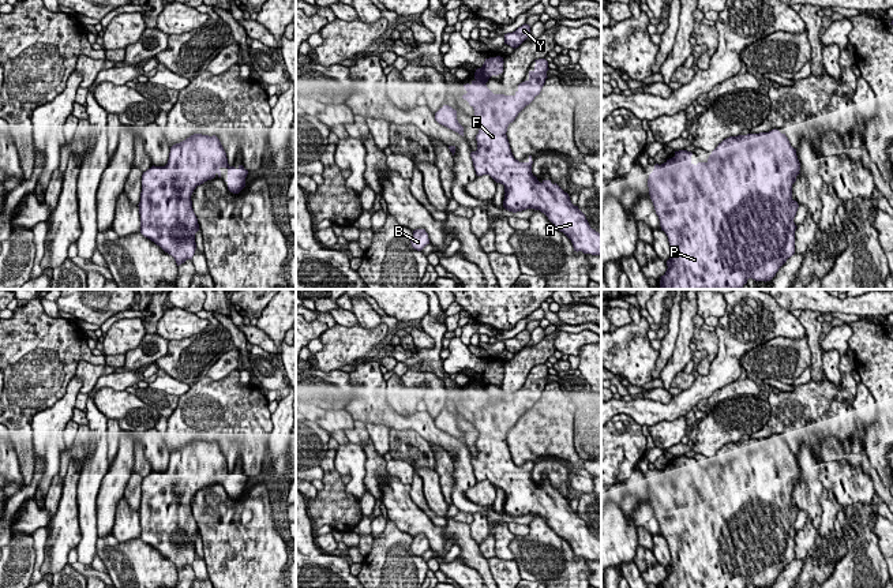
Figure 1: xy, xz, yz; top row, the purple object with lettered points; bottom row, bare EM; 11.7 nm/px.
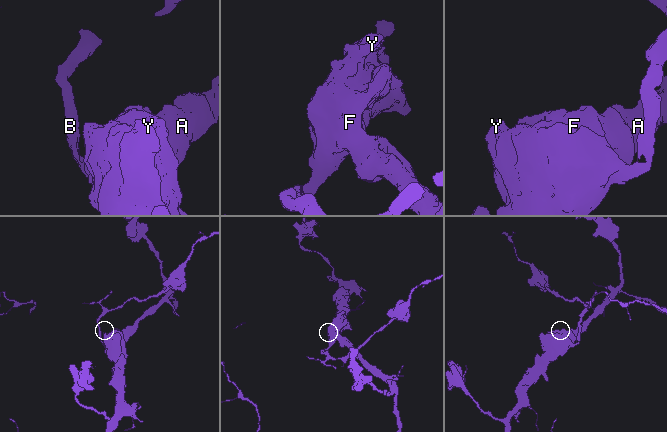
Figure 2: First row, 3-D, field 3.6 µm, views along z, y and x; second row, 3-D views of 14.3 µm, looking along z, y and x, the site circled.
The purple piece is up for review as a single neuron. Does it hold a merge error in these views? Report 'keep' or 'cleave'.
keep

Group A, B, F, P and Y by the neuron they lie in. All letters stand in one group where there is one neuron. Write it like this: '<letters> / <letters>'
A B F P Y

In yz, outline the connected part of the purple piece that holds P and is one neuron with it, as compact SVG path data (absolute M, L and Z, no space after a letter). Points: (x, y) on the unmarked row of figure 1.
M774 434L769 438L729 442L718 449L706 468L694 471L691 468L691 461L693 458L687 456L675 457L675 461L664 469L656 469L648 484L650 505L659 521L661 536L668 542L671 553L671 563L667 566L668 574L665 580L660 583L660 588L747 588L748 584L765 588L770 587L787 565L795 559L795 536L798 532L793 524L799 510L792 505L792 490L800 479L796 454L791 452L785 439Z

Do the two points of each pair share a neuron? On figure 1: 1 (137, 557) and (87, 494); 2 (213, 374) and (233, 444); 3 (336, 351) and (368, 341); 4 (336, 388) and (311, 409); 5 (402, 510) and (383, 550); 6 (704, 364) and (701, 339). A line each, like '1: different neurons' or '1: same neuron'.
1: different neurons
2: different neurons
3: same neuron
4: different neurons
5: different neurons
6: same neuron

